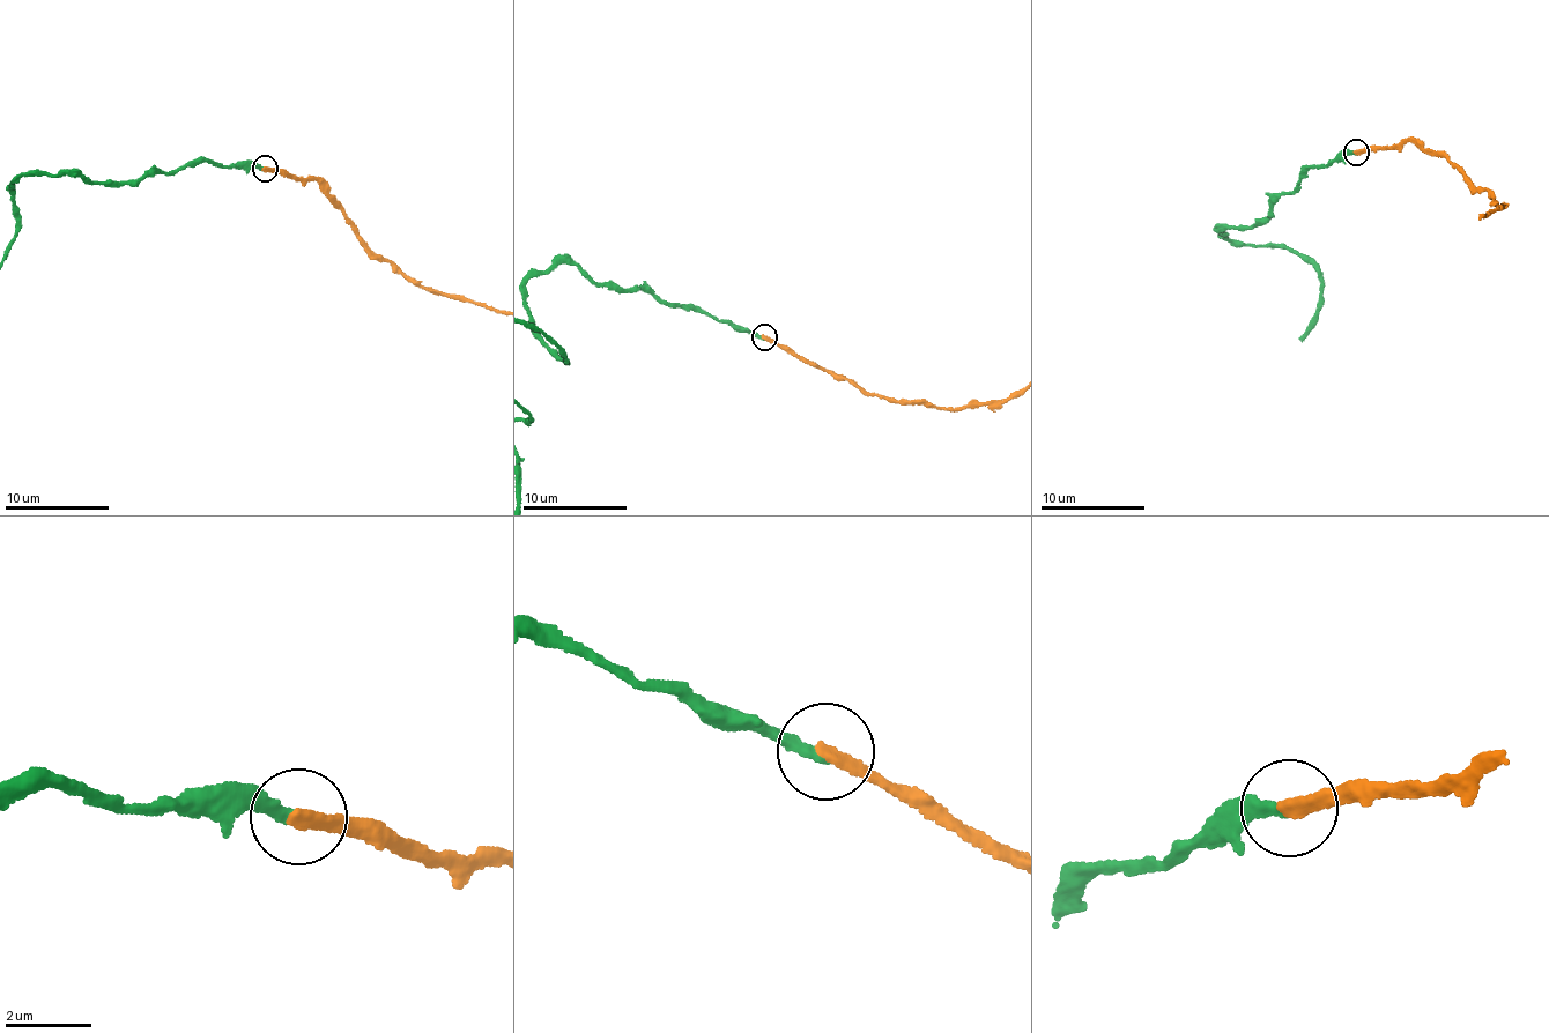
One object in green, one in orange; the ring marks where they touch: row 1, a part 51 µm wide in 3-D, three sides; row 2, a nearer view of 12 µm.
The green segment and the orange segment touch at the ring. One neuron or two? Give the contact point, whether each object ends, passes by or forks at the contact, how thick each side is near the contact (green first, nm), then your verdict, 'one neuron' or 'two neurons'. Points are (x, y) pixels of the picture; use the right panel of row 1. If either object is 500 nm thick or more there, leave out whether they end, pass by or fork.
place (1356, 151); green ends; orange ends; calibres 280 and 320 nm; two neurons

